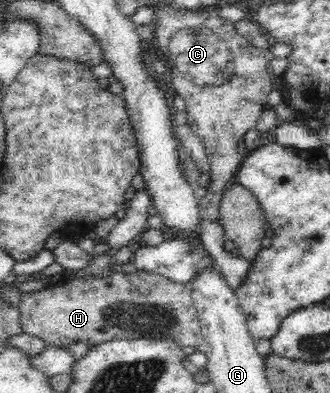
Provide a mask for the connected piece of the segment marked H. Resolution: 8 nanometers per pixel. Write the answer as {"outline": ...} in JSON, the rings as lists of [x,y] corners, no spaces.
{"outline":[[[114,271],[102,277],[62,280],[40,291],[22,293],[18,306],[19,321],[22,332],[40,337],[48,346],[68,347],[74,341],[83,341],[91,347],[114,339],[134,340],[152,337],[171,338],[182,346],[202,350],[204,339],[191,294],[192,287],[189,283],[172,282],[161,274],[150,274],[144,271],[126,274],[122,271]]]}

